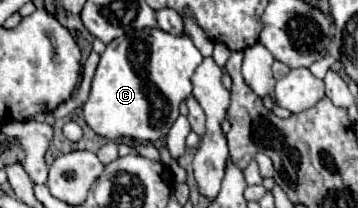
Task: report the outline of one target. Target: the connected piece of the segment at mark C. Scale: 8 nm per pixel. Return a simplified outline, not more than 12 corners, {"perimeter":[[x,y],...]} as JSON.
{"perimeter":[[153,27],[101,53],[87,125],[157,141],[203,55]]}

